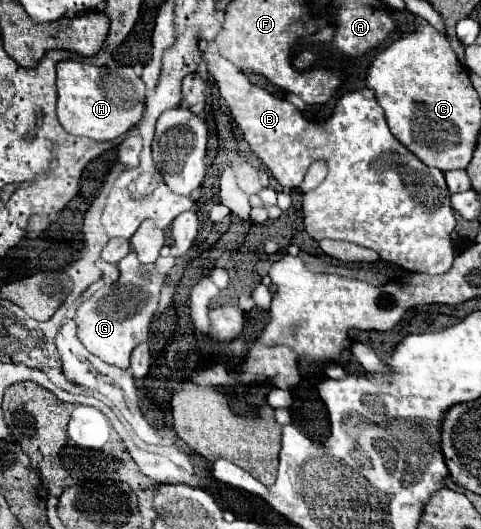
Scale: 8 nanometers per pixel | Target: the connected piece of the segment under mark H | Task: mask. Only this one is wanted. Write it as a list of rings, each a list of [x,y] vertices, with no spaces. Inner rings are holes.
[[[61,60],[57,64],[57,118],[73,136],[87,136],[99,142],[115,140],[127,134],[139,122],[145,108],[145,84],[133,68],[113,72],[107,66]]]

